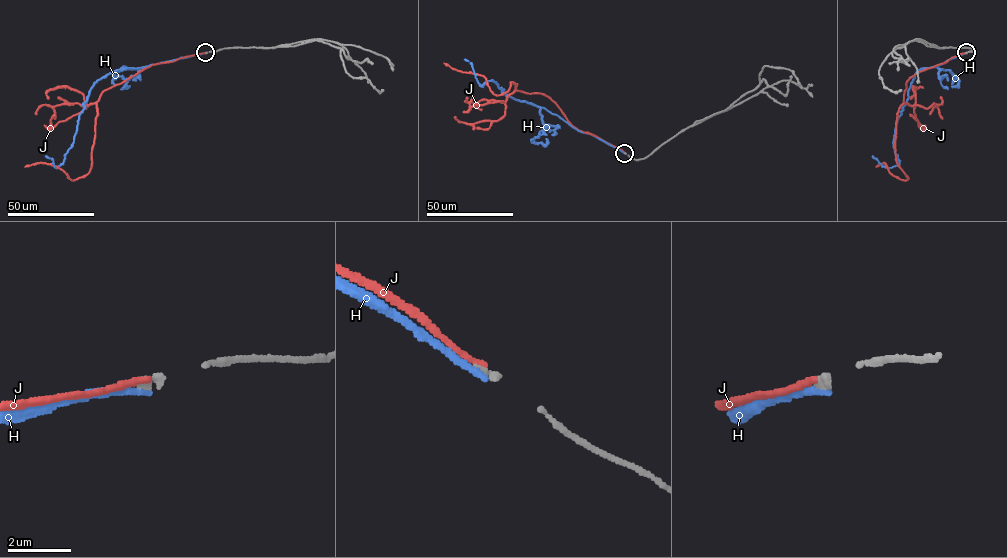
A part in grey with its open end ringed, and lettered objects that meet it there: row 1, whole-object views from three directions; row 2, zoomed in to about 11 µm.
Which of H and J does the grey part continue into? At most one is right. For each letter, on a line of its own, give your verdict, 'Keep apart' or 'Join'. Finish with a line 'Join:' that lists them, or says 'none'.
H: Keep apart
J: Keep apart
Join: none

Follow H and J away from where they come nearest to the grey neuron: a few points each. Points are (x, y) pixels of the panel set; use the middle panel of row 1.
H: (624, 153), (577, 130), (544, 109), (503, 93), (492, 80), (481, 86), (472, 64), (464, 59)
J: (625, 153), (574, 127), (547, 96), (516, 90), (513, 82), (497, 95), (484, 76), (444, 63)

